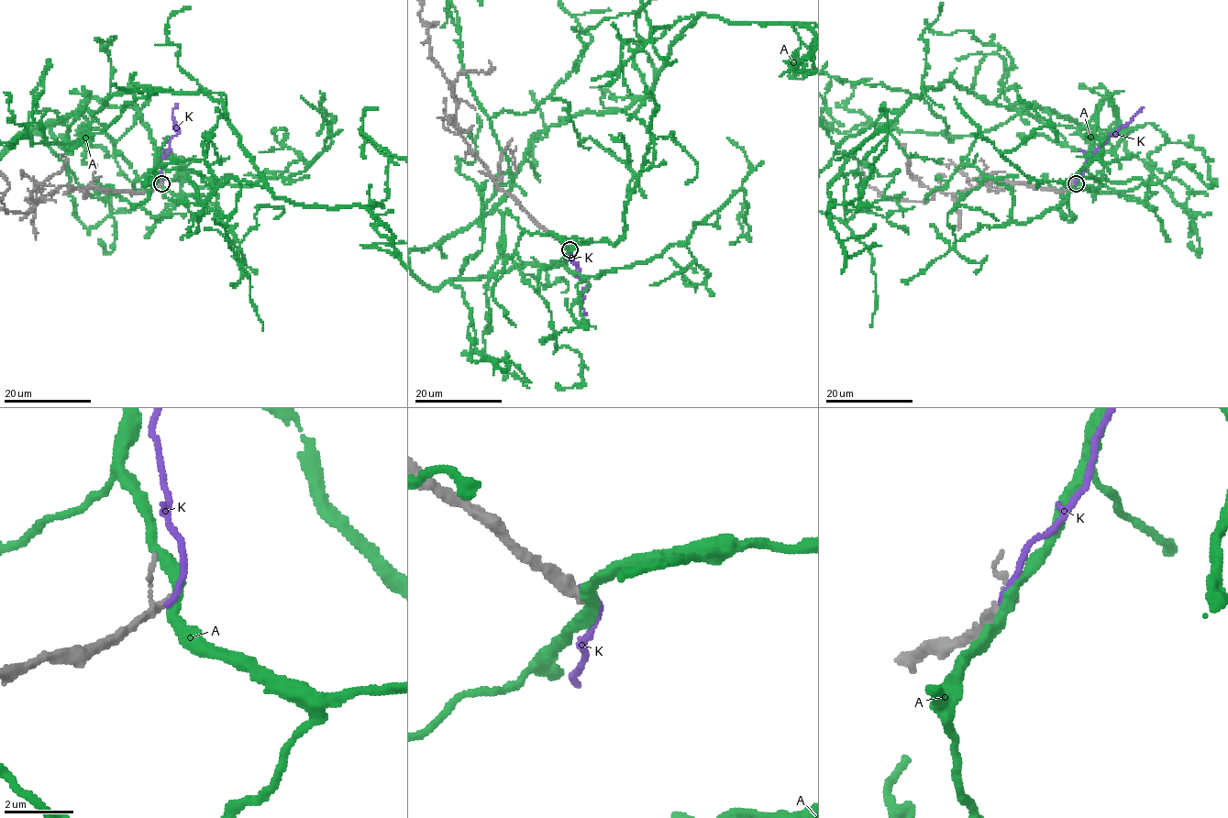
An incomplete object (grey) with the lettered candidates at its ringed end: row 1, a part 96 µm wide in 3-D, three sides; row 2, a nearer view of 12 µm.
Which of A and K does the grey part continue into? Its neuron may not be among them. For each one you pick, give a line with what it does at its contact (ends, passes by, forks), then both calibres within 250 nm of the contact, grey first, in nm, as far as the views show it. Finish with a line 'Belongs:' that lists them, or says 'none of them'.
Belongs: none of them

